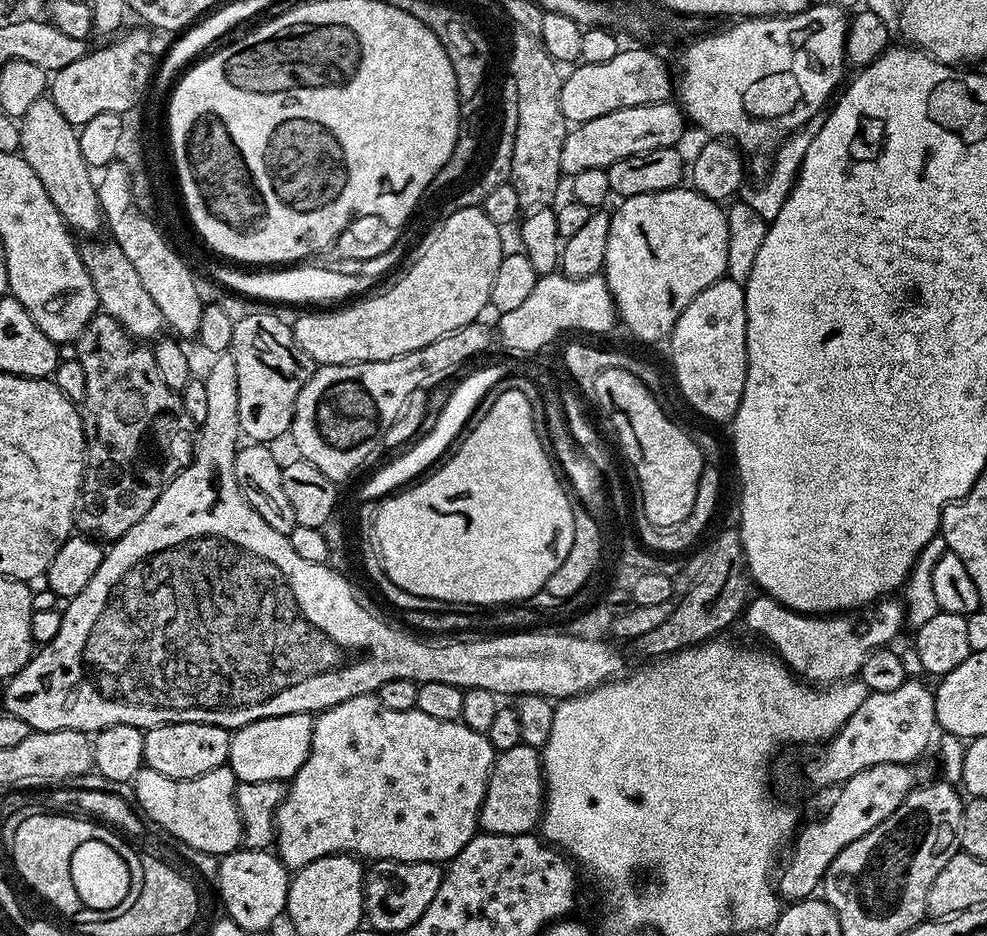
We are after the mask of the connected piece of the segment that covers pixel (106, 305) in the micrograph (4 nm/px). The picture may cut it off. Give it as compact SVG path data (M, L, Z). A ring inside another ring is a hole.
M106 240L94 242L90 246L81 245L79 249L83 265L94 282L99 307L107 315L115 318L137 340L148 342L159 337L163 333L160 331L165 331L166 328L162 310L158 310L158 305L151 300L146 286L142 286L142 281L138 279L138 273L134 271L130 258L122 254L122 248L115 241Z

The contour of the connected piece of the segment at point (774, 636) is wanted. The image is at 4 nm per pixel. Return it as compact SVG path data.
M885 598L863 614L830 616L803 616L782 606L777 600L759 599L753 599L747 605L742 616L743 623L748 623L750 631L764 636L763 643L775 649L779 659L797 677L816 686L851 681L848 679L859 673L868 655L878 648L891 645L891 640L905 627L905 605L896 598Z

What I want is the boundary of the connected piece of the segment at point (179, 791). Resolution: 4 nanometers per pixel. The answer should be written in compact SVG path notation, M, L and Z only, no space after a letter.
M144 766L134 781L135 803L138 808L140 803L139 811L149 821L152 819L161 828L161 833L186 842L189 849L196 851L197 848L200 852L209 852L213 858L219 858L237 851L242 844L240 815L236 805L237 783L236 775L228 766L185 780L166 778L166 774L158 774L158 770Z

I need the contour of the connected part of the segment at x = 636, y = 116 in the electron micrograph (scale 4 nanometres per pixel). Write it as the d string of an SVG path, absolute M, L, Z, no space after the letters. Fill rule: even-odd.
M676 102L630 106L626 110L614 110L614 114L602 114L602 118L590 118L569 131L562 146L560 171L574 177L587 168L607 170L614 162L634 154L646 154L646 150L675 148L684 136L684 124L686 117L683 107Z

